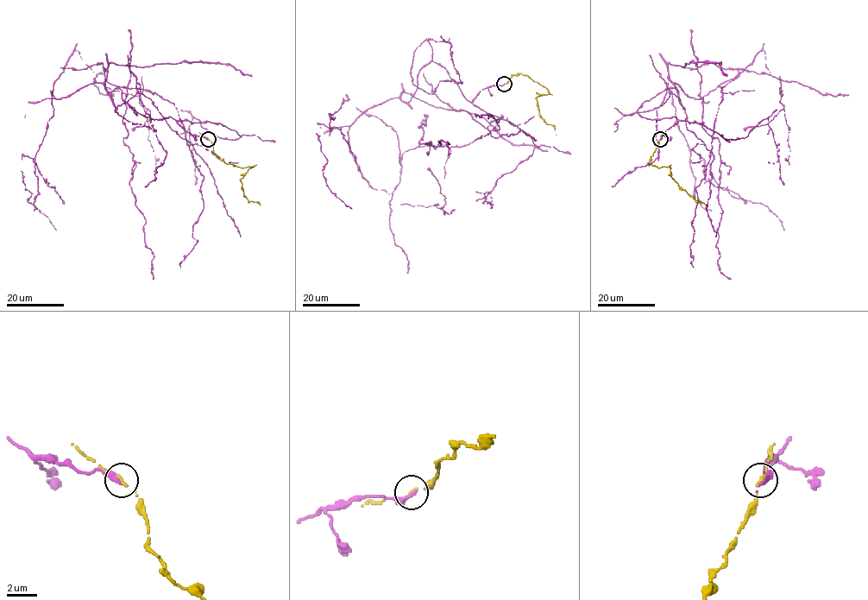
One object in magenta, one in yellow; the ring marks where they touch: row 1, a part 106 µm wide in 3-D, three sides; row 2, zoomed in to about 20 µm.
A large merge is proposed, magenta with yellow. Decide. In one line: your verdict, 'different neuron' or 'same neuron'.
same neuron

